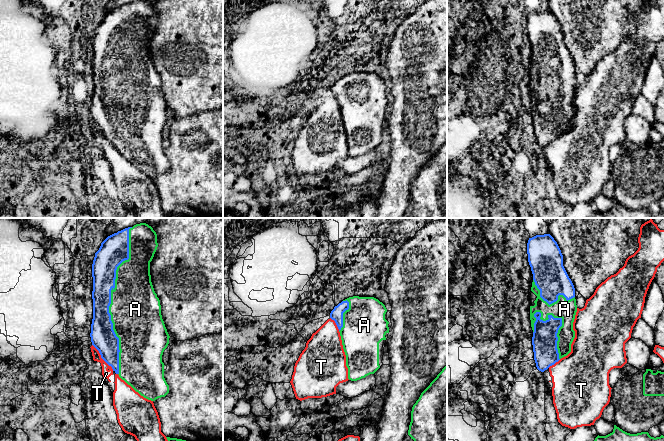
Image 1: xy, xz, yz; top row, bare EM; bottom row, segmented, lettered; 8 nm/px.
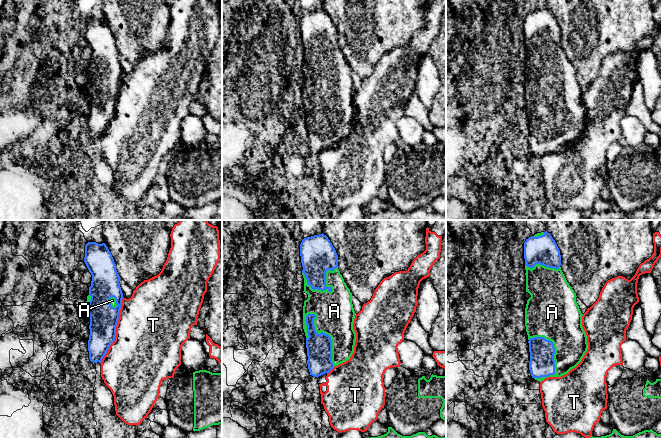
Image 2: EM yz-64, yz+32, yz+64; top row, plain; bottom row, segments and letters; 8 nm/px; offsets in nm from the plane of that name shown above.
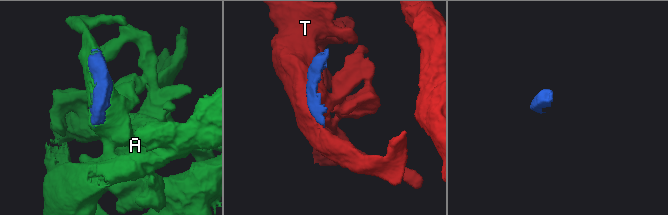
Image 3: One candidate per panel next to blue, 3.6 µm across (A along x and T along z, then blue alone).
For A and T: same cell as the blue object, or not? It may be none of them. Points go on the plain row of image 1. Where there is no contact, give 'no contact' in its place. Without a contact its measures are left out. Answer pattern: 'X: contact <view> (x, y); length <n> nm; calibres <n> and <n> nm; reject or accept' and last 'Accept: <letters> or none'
A: contact xy (110, 75); length 1200 nm; calibres 190 and 400 nm; accept
T: contact xy (101, 133); length 280 nm; calibres 200 and 70 nm; reject
Accept: A

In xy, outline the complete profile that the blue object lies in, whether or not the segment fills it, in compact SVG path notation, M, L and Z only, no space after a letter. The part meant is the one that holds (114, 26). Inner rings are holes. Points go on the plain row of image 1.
M136 0L108 12L95 29L92 40L92 121L122 156L151 177L169 169L162 131L170 112L150 51L150 38L157 23L153 4L148 0Z

